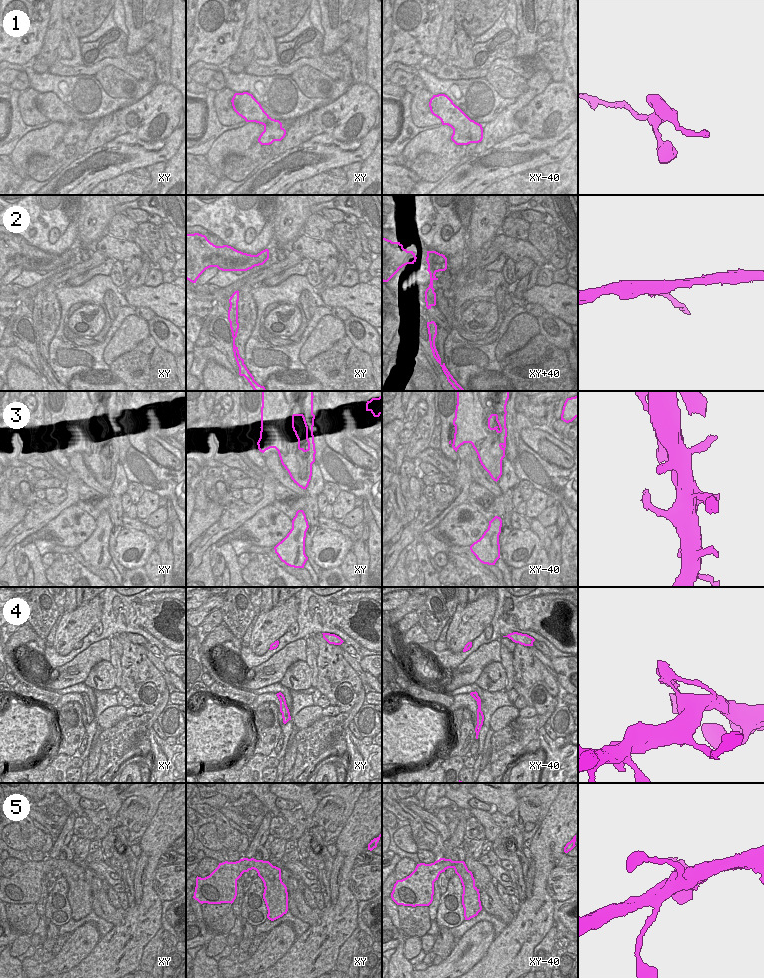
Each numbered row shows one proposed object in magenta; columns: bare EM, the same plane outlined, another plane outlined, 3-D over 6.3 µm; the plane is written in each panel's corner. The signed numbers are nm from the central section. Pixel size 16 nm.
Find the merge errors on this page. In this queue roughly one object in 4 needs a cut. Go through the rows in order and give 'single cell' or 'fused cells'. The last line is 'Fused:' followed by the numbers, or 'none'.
1: single cell
2: fused cells
3: single cell
4: fused cells
5: single cell
Fused: 2, 4

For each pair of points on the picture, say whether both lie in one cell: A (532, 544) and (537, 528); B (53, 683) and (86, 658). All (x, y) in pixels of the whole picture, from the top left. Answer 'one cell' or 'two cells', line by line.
A: two cells
B: one cell

